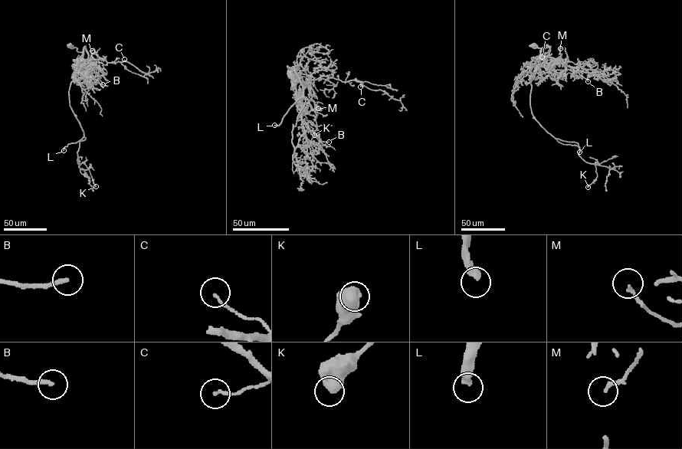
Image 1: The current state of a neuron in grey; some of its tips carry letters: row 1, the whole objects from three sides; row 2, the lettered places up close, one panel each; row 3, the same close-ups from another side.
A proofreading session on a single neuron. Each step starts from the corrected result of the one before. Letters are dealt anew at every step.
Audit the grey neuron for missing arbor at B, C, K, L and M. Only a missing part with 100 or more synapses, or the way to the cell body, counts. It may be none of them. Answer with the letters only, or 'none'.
L

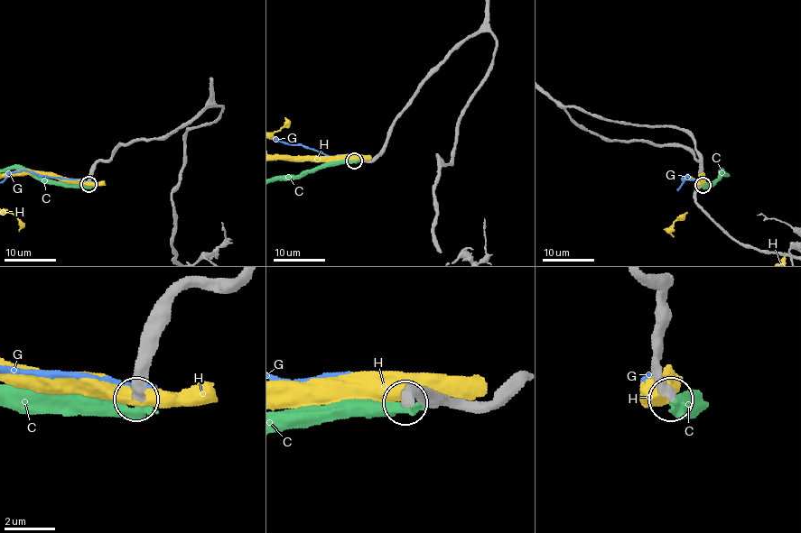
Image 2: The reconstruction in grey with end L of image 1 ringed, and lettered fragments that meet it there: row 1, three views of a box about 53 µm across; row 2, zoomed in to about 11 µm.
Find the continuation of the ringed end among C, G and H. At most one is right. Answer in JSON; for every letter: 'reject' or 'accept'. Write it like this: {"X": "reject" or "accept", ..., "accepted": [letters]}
{"C": "reject", "G": "reject", "H": "reject", "accepted": []}

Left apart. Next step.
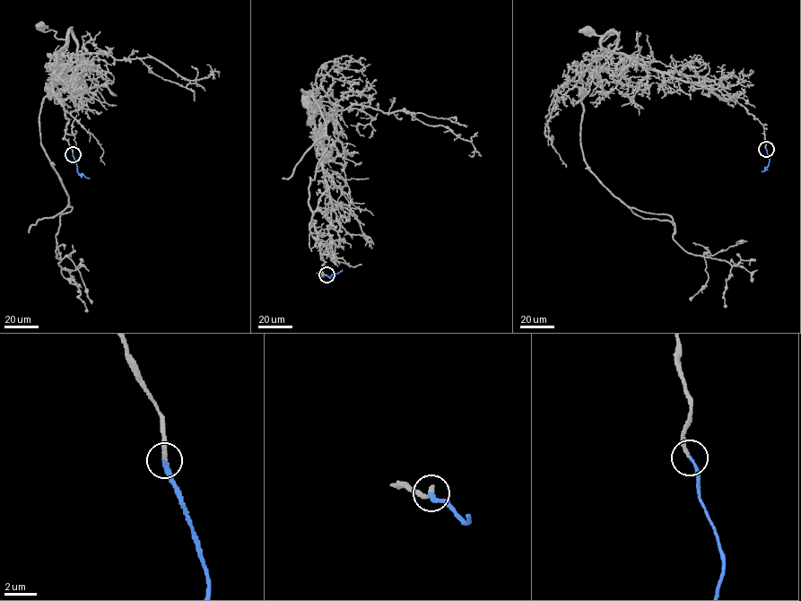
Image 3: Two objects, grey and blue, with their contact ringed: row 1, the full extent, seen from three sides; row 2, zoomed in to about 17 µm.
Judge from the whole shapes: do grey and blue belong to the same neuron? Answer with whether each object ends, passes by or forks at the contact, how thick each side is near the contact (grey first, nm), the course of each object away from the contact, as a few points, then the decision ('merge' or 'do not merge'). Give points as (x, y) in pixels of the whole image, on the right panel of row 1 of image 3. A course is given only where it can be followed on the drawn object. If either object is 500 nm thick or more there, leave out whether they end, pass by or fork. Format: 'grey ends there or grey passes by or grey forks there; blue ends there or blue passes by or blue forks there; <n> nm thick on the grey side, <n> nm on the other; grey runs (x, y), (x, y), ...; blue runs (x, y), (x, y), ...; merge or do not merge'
grey ends there; blue ends there; 190 nm thick on the grey side, 220 nm on the other; grey runs (766, 149), (763, 126), (712, 81), (645, 68), (601, 46), (599, 42), (614, 33), (598, 35), (587, 30); blue runs (766, 149), (769, 165), (761, 171); merge

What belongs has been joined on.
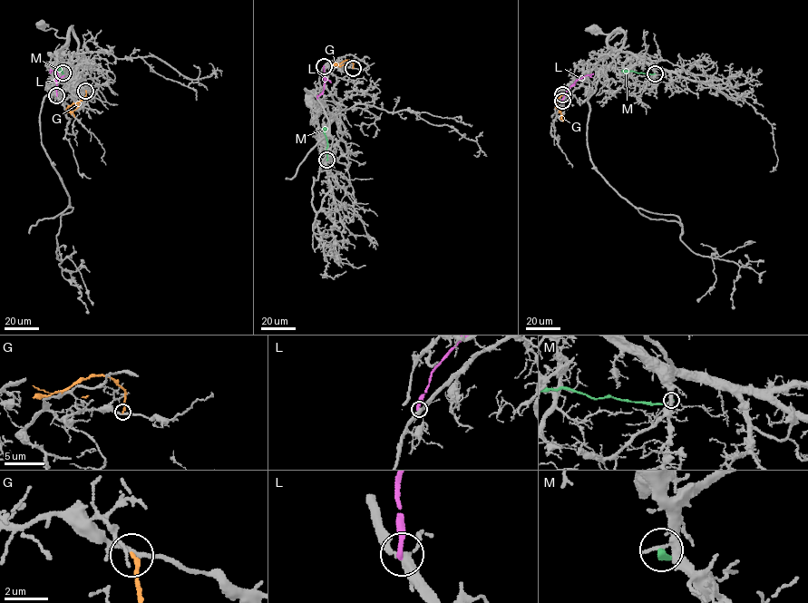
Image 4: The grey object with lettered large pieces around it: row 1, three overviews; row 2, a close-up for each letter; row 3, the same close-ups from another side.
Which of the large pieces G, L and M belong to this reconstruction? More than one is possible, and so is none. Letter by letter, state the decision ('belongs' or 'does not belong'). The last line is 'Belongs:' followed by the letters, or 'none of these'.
G: does not belong
L: does not belong
M: does not belong
Belongs: none of these

